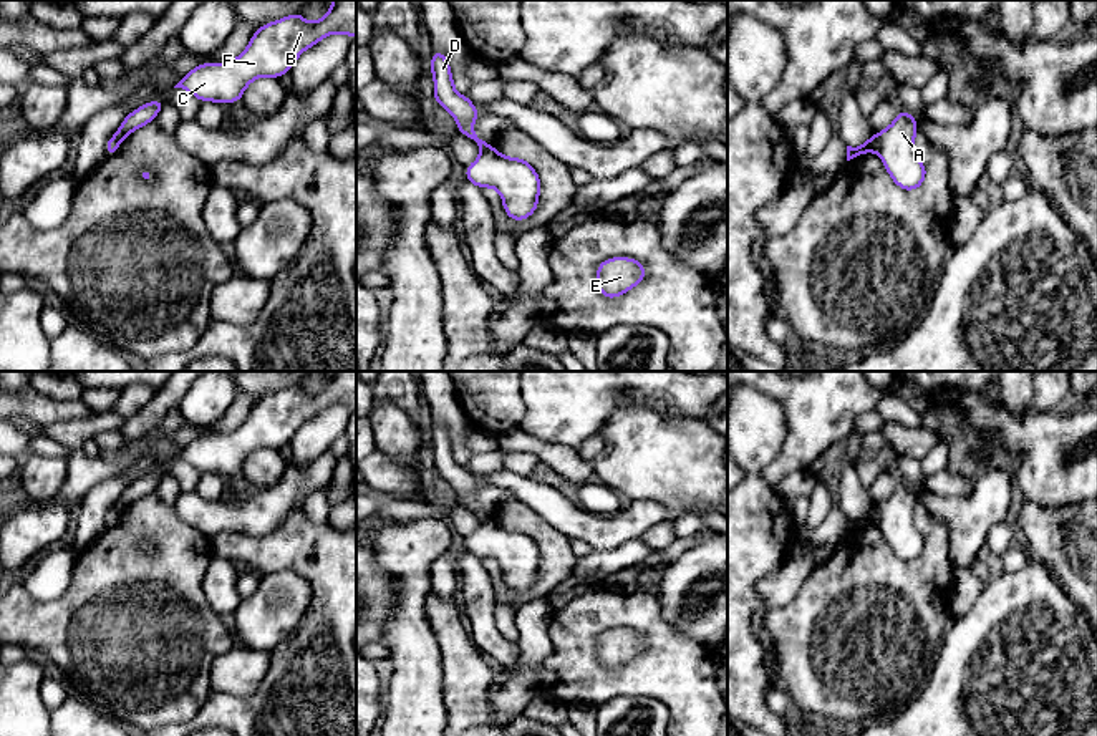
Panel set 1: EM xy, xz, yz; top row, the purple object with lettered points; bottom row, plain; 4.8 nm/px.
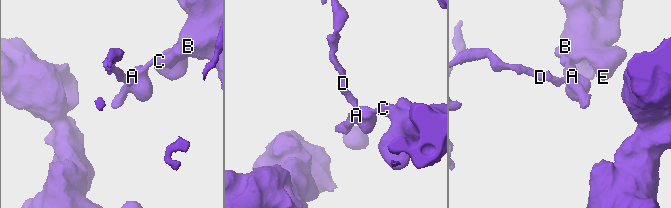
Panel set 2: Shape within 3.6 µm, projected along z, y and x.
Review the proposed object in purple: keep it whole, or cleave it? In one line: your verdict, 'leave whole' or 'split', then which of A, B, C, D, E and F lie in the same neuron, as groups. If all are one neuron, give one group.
split | A B C E F / D

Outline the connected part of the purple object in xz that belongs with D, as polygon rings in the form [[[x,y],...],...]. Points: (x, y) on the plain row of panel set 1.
[[[433,421],[431,446],[434,449],[434,472],[457,492],[457,504],[472,511],[481,522],[489,521],[491,516],[472,501],[472,496],[479,489],[479,482],[467,467],[456,462],[449,433],[446,426],[437,421]]]

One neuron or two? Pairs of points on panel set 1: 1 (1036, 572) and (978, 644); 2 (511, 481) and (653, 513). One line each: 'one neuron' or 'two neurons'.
1: one neuron
2: one neuron

